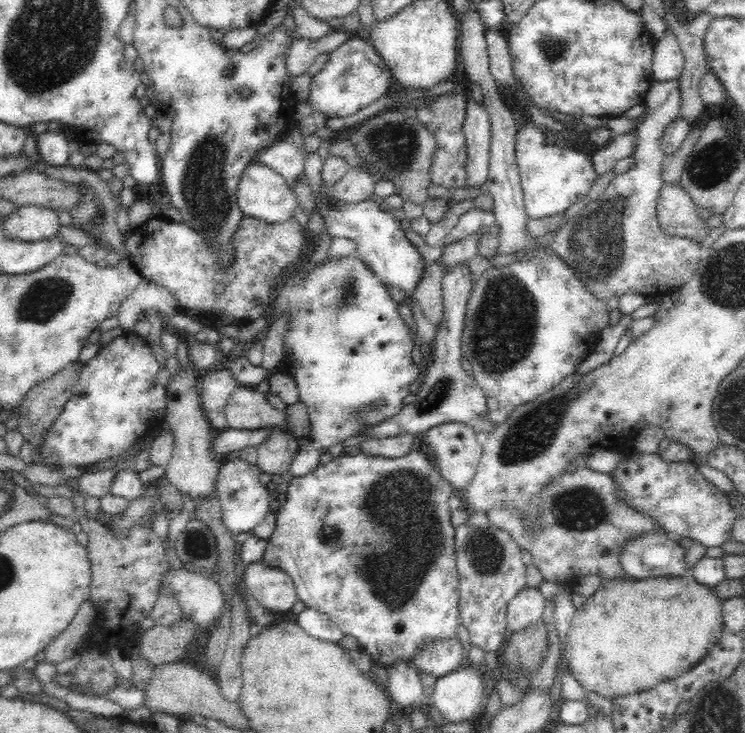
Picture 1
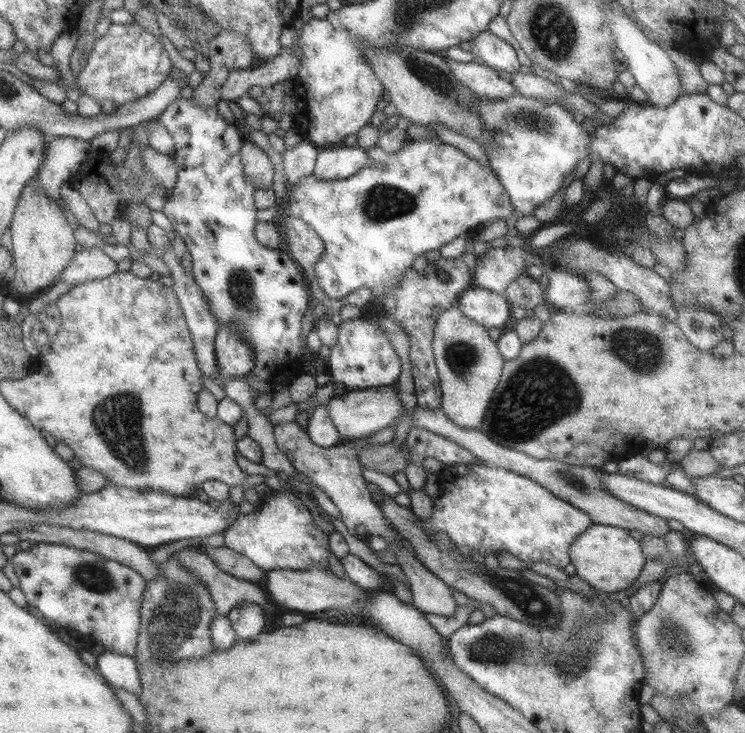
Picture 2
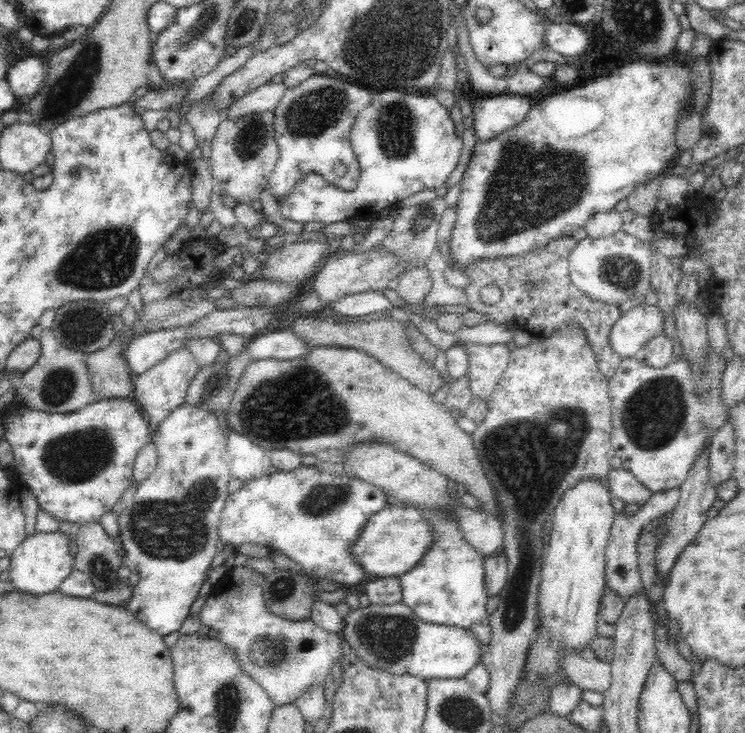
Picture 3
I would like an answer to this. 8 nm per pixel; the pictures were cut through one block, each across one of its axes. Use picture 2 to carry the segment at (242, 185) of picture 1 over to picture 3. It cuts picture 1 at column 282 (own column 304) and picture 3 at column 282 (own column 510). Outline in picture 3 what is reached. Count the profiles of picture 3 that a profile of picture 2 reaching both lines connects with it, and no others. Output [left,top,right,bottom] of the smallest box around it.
[279,89,462,224]

